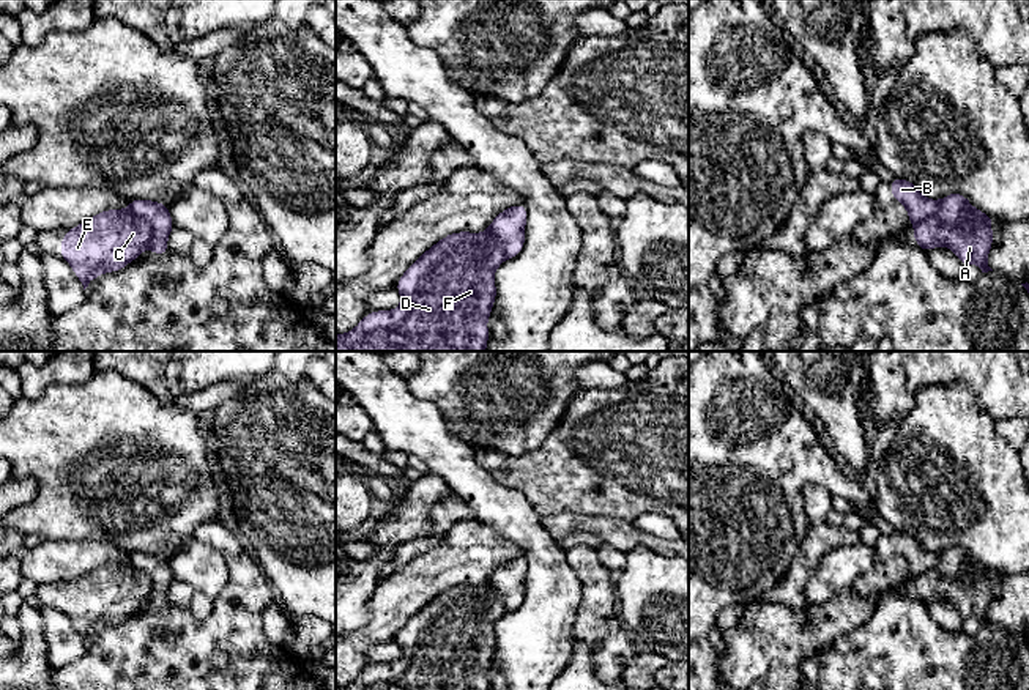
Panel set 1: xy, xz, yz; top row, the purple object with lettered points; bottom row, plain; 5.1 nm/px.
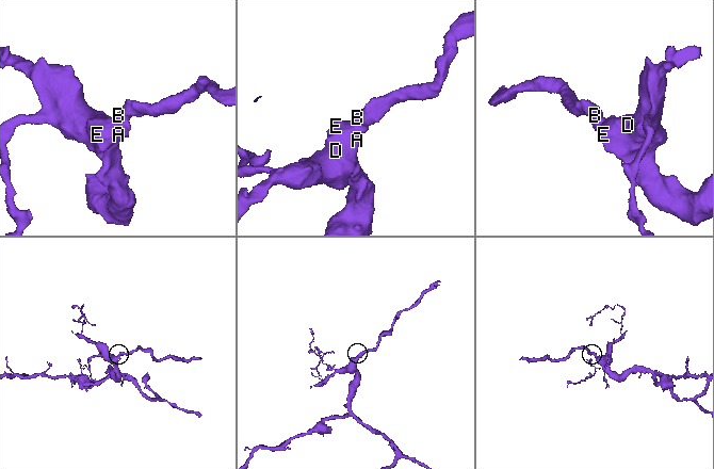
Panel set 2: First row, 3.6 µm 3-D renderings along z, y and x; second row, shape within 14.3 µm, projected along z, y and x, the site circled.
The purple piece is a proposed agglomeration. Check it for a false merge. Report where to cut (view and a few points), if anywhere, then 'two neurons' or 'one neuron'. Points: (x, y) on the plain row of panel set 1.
xy (128, 561), (148, 575), (152, 583), (148, 597) | two neurons

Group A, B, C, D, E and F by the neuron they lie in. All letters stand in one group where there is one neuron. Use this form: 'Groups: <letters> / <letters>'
Groups: A C D E F / B

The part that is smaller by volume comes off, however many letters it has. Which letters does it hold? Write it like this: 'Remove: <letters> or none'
Remove: B

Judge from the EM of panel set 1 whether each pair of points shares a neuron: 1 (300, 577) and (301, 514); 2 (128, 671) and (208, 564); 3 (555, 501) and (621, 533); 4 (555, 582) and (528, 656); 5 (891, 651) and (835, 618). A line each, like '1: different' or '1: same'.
1: same
2: different
3: different
4: same
5: different

